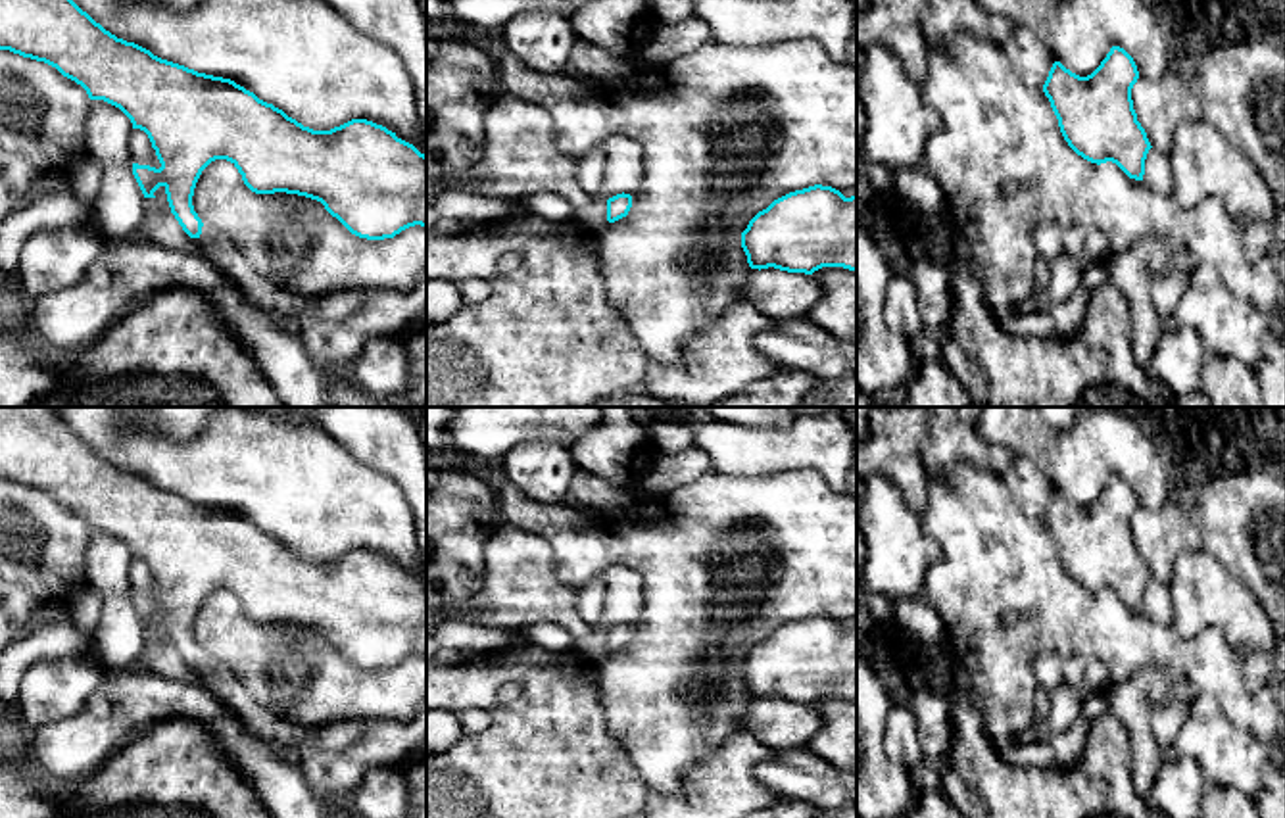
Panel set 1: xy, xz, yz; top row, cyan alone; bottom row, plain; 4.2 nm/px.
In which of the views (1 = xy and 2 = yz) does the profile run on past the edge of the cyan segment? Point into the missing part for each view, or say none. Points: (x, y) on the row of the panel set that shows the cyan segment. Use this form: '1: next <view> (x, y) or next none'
1: next xy (206, 231)
2: next none

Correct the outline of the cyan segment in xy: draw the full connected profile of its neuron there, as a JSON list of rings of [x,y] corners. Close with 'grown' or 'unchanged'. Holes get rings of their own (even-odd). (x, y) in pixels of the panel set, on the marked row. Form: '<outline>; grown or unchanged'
[[[0,0],[0,50],[56,67],[63,77],[81,84],[90,100],[104,100],[119,108],[131,119],[133,129],[144,131],[161,167],[133,163],[133,175],[144,198],[156,198],[154,192],[159,186],[165,188],[171,213],[190,238],[209,240],[215,232],[202,223],[192,205],[196,182],[215,159],[230,161],[244,184],[255,194],[286,192],[321,202],[359,238],[384,240],[415,225],[426,227],[426,156],[382,125],[352,119],[330,131],[303,127],[230,79],[198,73],[161,60],[134,42],[117,38],[73,0]]]; grown

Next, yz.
[[[1112,46],[1101,65],[1079,77],[1055,61],[1043,92],[1068,146],[1091,163],[1116,163],[1129,179],[1143,180],[1152,148],[1133,109],[1131,88],[1139,79],[1133,58]]]; unchanged

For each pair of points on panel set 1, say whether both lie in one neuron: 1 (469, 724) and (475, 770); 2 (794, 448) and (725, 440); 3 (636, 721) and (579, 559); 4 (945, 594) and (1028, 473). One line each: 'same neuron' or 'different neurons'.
1: different neurons
2: same neuron
3: same neuron
4: different neurons

